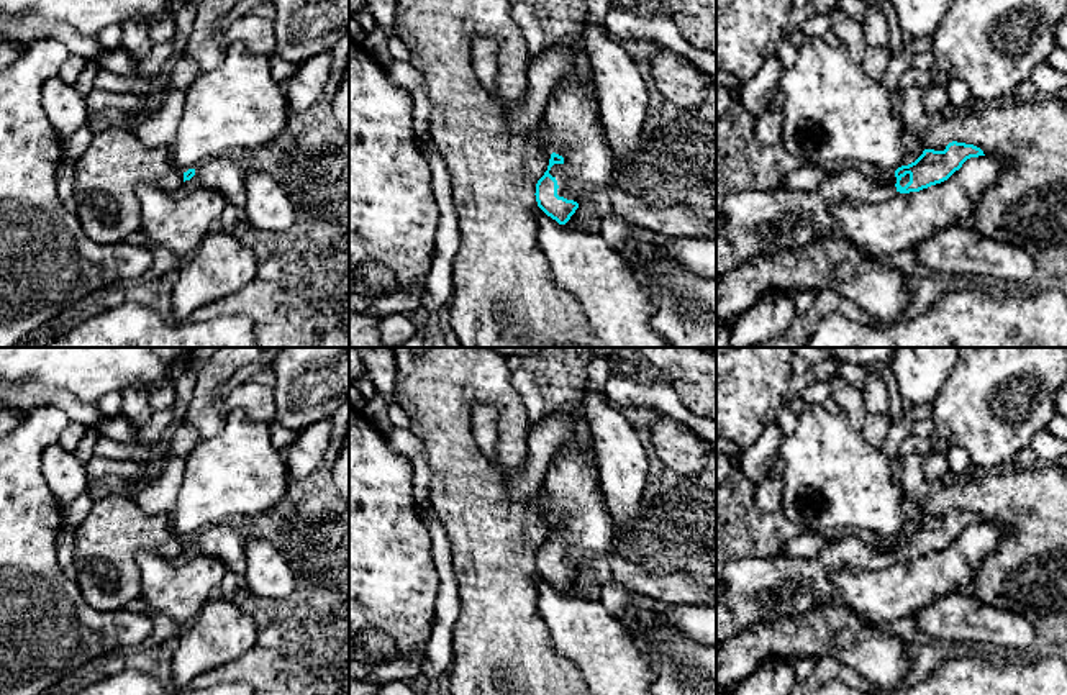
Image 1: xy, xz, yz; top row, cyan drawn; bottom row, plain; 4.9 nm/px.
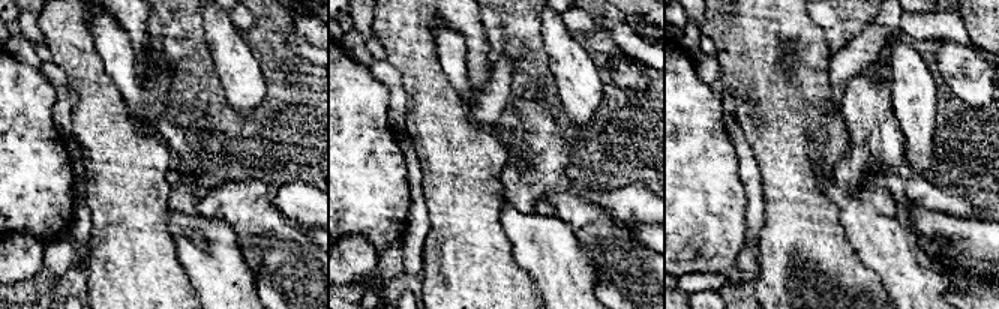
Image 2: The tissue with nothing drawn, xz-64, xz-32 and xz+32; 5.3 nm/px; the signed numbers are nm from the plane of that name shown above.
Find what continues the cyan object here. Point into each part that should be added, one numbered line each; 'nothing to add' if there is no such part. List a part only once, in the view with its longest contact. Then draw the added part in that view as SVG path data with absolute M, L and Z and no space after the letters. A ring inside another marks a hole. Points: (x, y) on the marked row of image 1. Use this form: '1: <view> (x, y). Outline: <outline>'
1: xz (571, 118). Outline: M593 82L554 87L544 110L543 128L552 152L564 157L562 164L554 164L549 170L557 180L559 197L580 203L593 192L610 187L615 179L613 149L598 118Z

